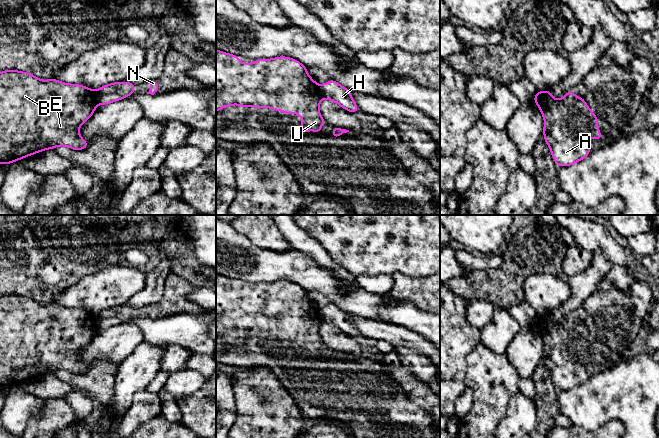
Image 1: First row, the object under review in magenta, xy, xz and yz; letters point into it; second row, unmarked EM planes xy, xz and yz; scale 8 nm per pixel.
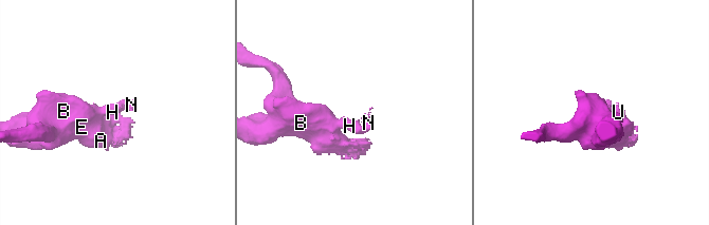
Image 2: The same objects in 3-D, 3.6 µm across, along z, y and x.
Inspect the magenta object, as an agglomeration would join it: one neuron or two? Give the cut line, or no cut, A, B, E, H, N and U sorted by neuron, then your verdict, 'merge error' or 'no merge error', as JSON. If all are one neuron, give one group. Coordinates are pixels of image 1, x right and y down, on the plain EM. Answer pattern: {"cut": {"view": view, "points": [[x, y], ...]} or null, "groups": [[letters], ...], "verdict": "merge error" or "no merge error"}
{"cut": {"view": "xz", "points": [[318, 309], [322, 322]]}, "groups": [["A", "B", "E", "U"], ["H", "N"]], "verdict": "merge error"}

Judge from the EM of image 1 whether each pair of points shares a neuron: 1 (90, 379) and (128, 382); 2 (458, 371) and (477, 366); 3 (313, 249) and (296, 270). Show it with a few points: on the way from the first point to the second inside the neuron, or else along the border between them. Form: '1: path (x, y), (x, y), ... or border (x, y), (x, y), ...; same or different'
1: border (119, 365), (114, 380), (113, 396), (108, 404); different
2: border (474, 347), (466, 357), (466, 387); different
3: border (294, 249), (307, 254), (327, 268); different

